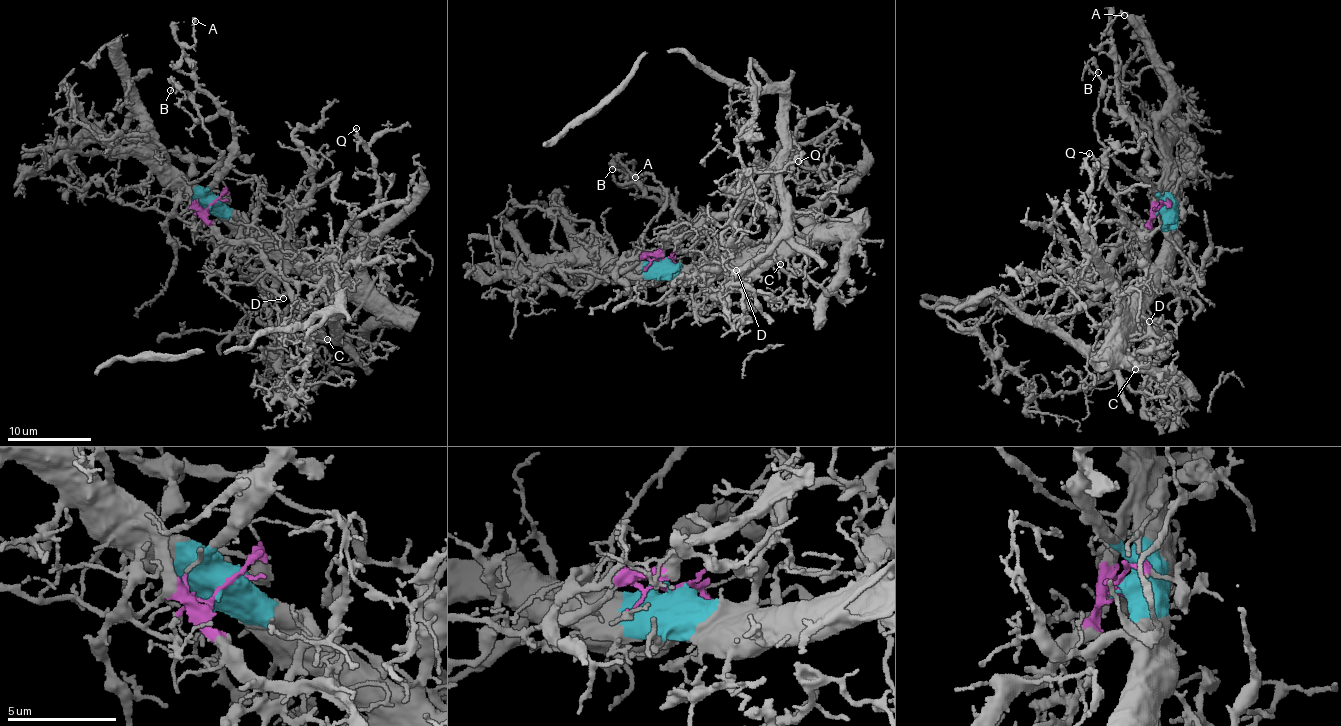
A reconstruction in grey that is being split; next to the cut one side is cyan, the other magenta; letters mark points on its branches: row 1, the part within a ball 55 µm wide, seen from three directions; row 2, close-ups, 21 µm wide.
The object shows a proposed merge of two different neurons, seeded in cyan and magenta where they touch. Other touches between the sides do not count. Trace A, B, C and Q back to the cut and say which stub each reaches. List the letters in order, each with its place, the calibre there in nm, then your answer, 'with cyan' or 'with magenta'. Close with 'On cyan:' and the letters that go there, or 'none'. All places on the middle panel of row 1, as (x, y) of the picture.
A: at (635, 177); 190 nm thick; with cyan
B: at (612, 169); 150 nm thick; with magenta
C: at (780, 264); 120 nm thick; with cyan
Q: at (798, 161); 110 nm thick; with cyan
On cyan: A, C, Q

